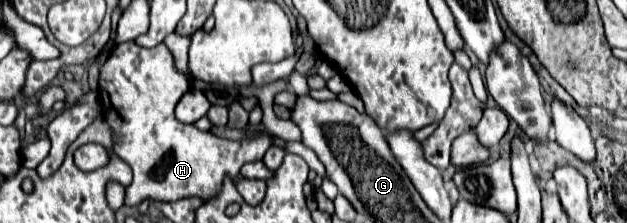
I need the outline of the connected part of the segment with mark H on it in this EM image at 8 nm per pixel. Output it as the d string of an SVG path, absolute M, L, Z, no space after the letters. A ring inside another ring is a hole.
M123 42L113 48L103 64L99 76L103 118L113 132L115 154L133 170L133 182L125 188L125 206L137 206L143 200L175 202L189 196L209 200L219 192L225 176L235 178L245 162L261 160L271 146L271 136L263 124L257 128L247 126L249 130L261 130L263 136L243 142L227 142L213 132L181 124L174 111L179 98L189 90L187 82L175 70L173 56L165 44L143 48L135 42ZM233 144L235 148L231 148Z

